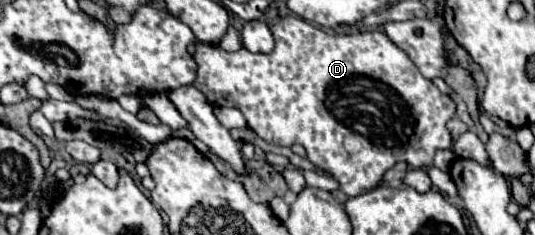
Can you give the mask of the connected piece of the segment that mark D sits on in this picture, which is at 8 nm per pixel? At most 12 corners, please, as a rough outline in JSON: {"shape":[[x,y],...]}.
{"shape":[[297,16],[197,48],[213,106],[347,196],[451,148],[453,100],[385,32]]}

